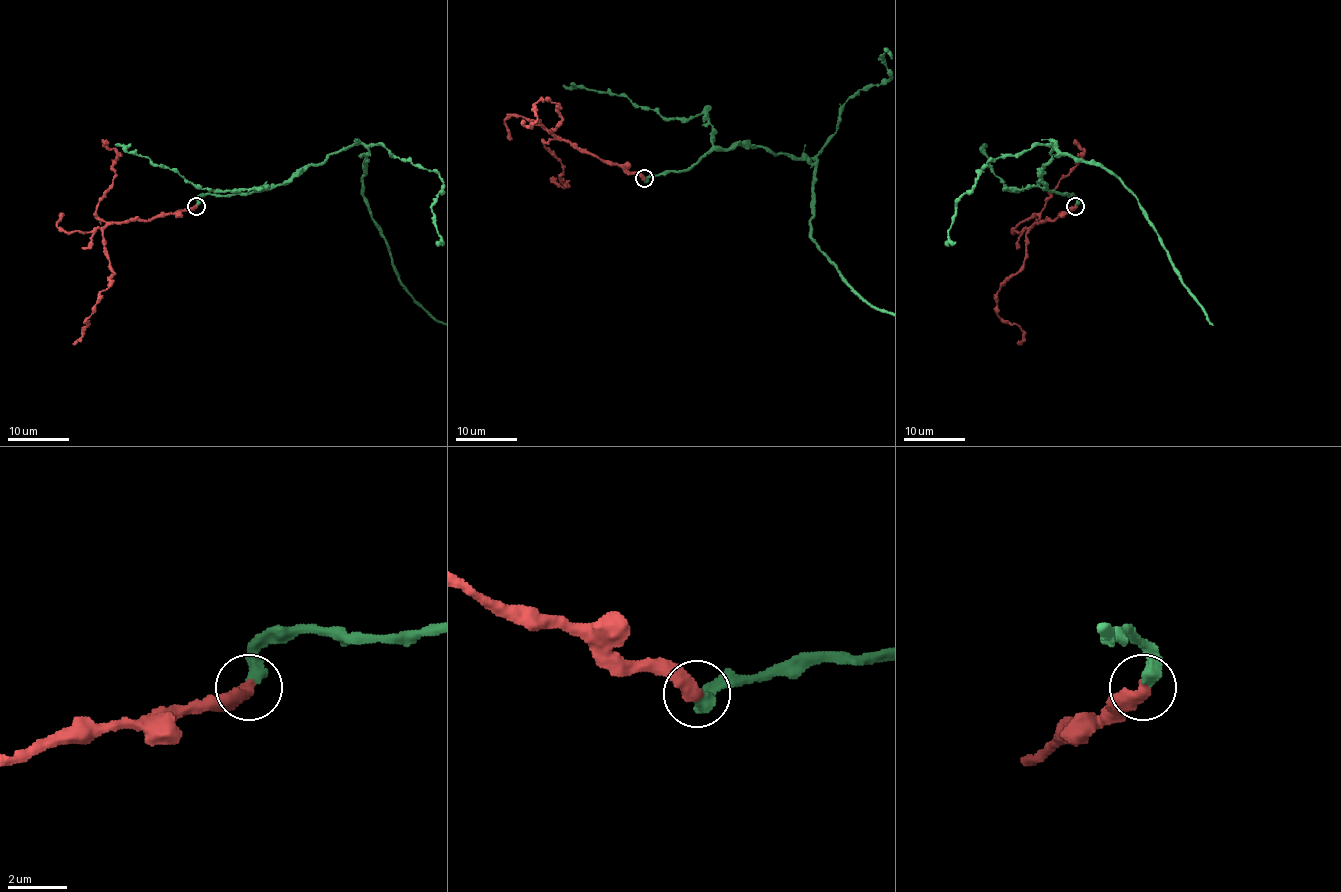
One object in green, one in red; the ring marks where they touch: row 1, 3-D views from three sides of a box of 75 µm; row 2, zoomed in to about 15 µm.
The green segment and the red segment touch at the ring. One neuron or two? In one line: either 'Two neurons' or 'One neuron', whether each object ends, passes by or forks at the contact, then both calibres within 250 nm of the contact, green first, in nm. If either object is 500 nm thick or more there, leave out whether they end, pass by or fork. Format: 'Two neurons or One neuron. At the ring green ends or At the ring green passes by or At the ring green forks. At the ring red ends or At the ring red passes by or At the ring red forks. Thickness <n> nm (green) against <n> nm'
One neuron. Thickness 460 nm (green) against 500 nm

